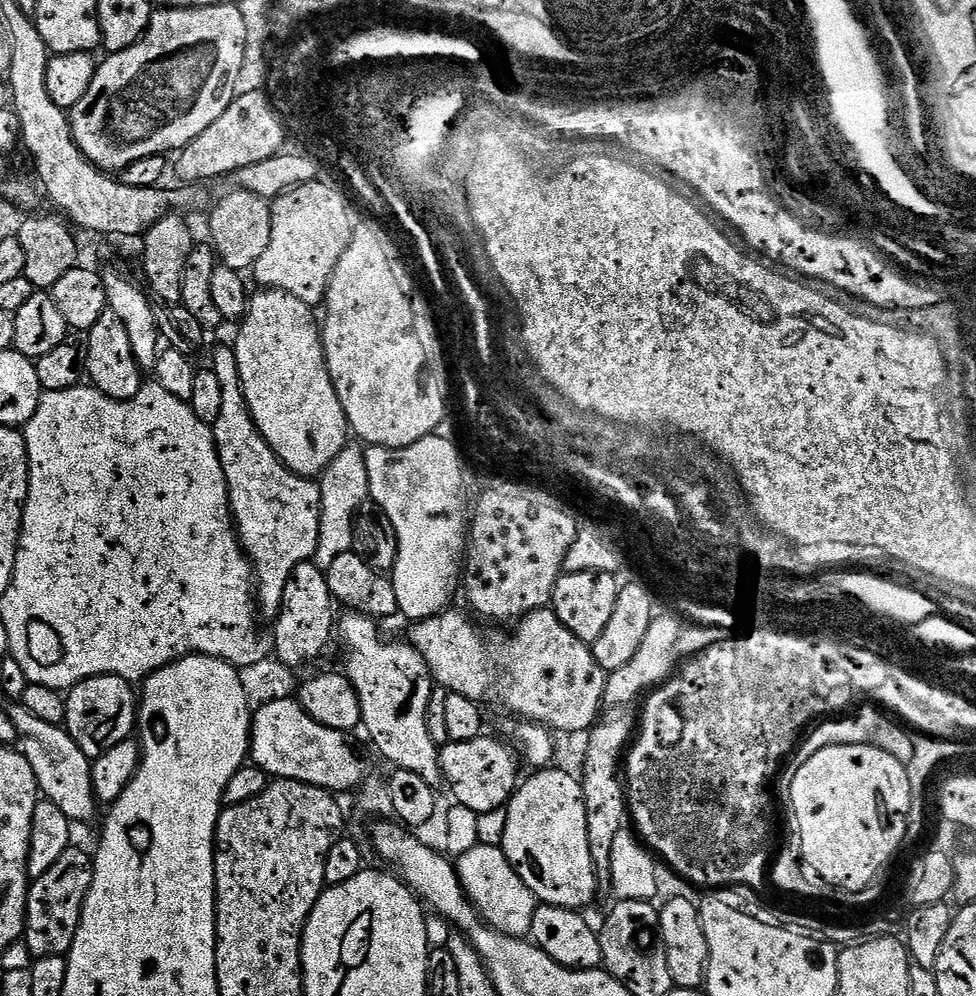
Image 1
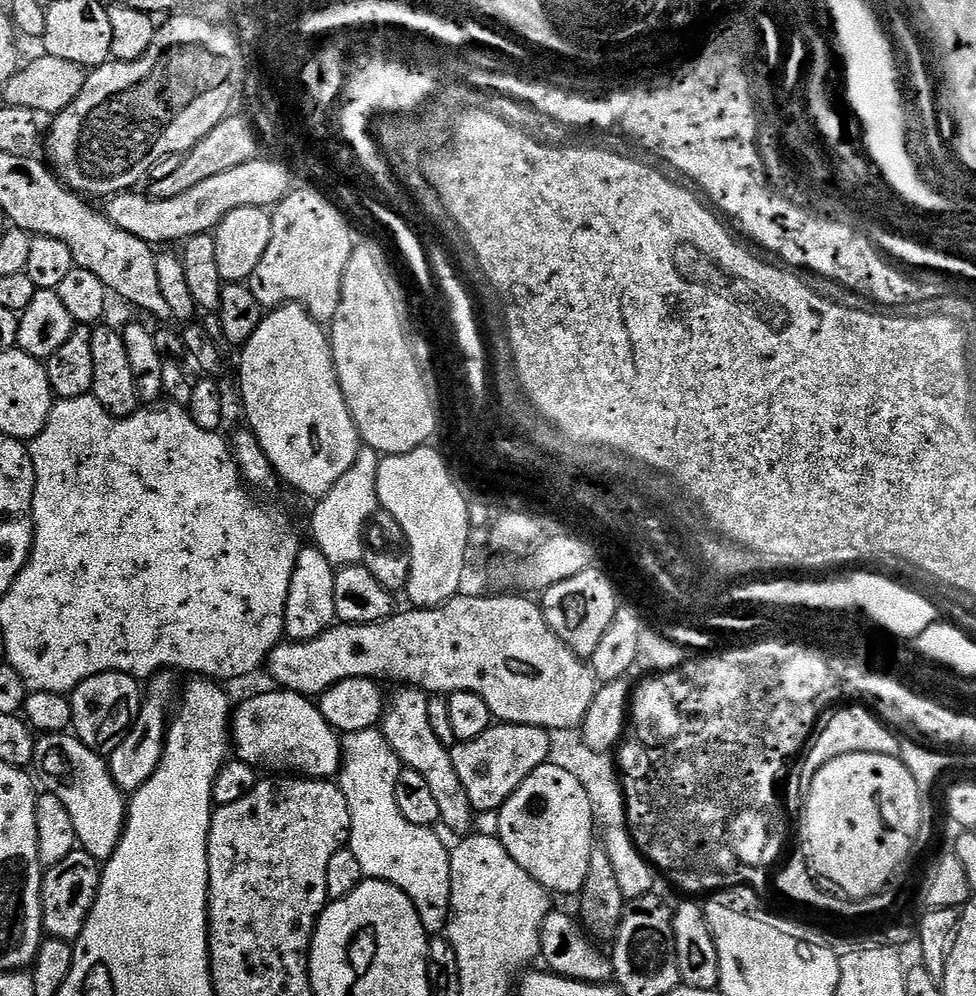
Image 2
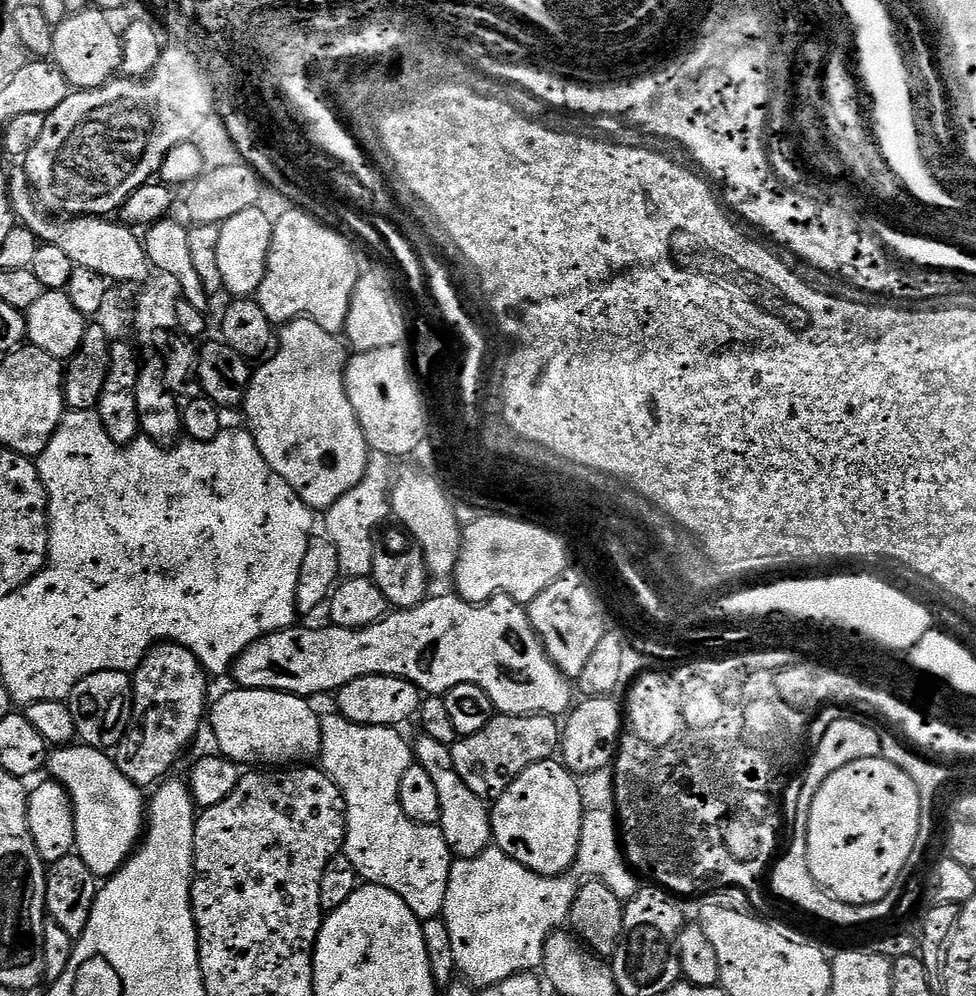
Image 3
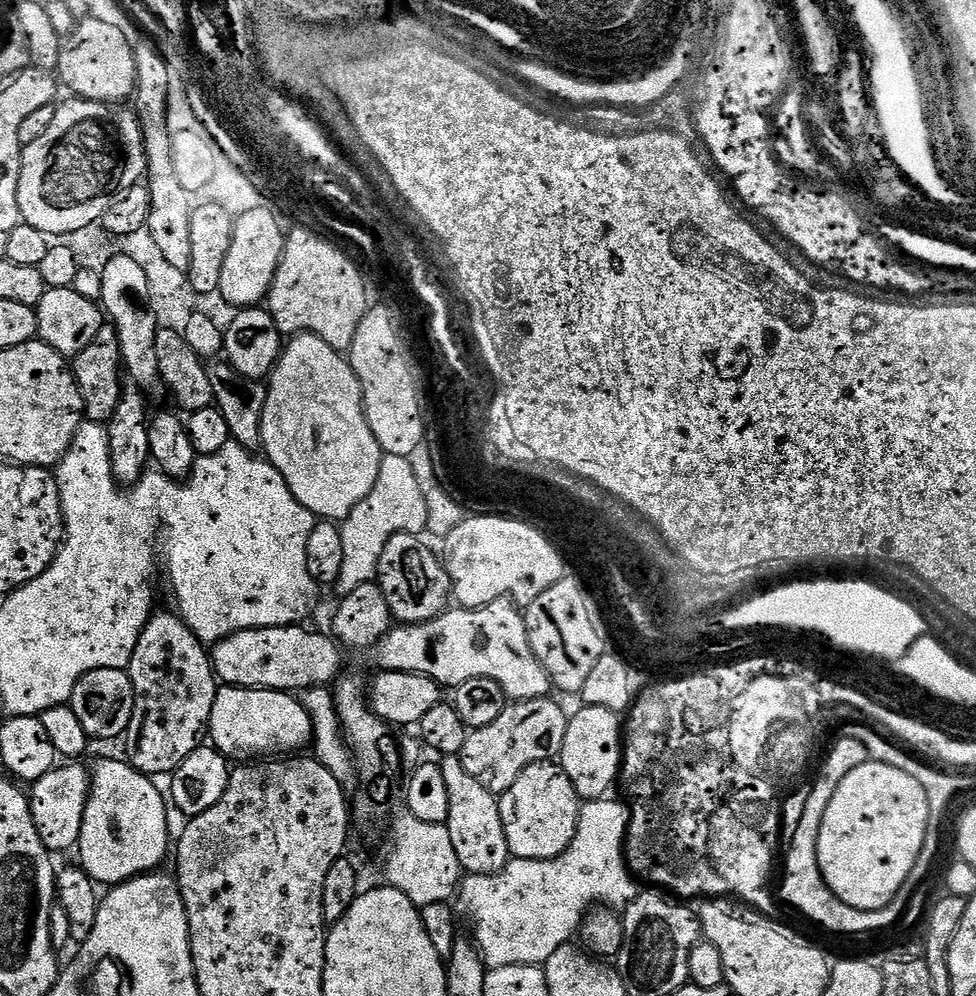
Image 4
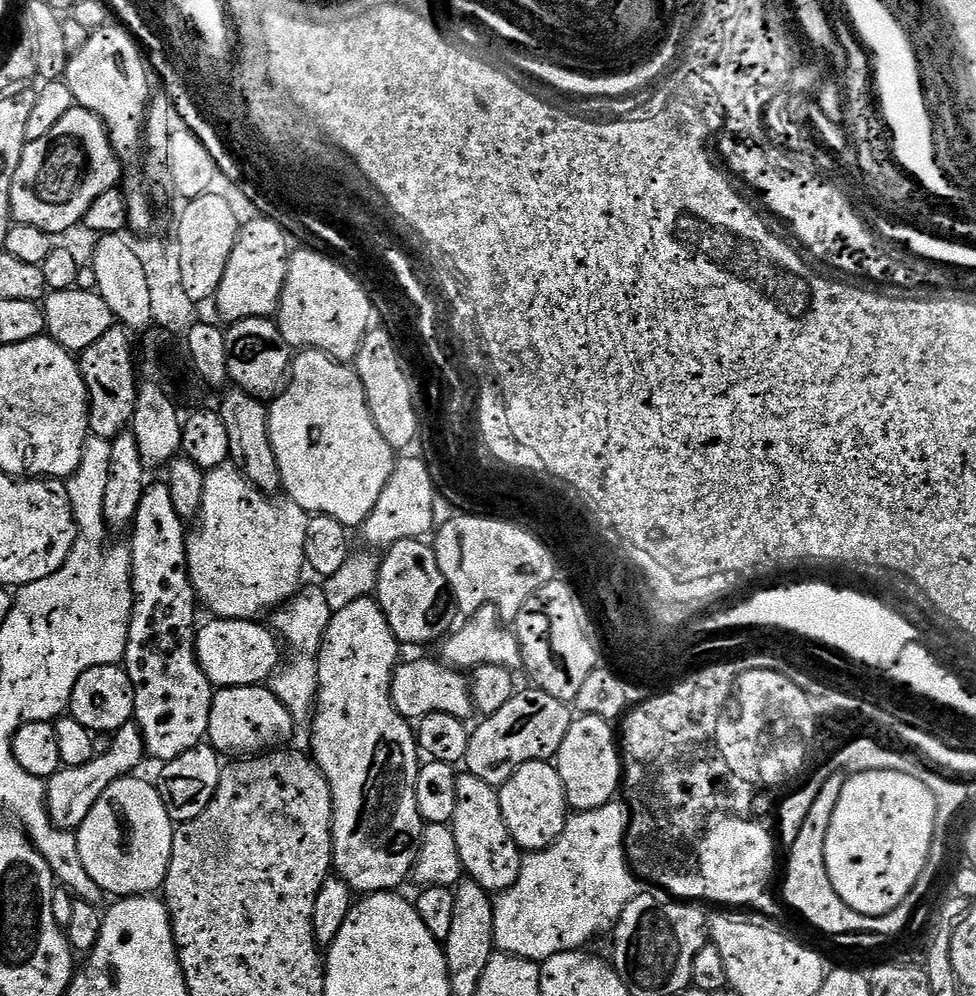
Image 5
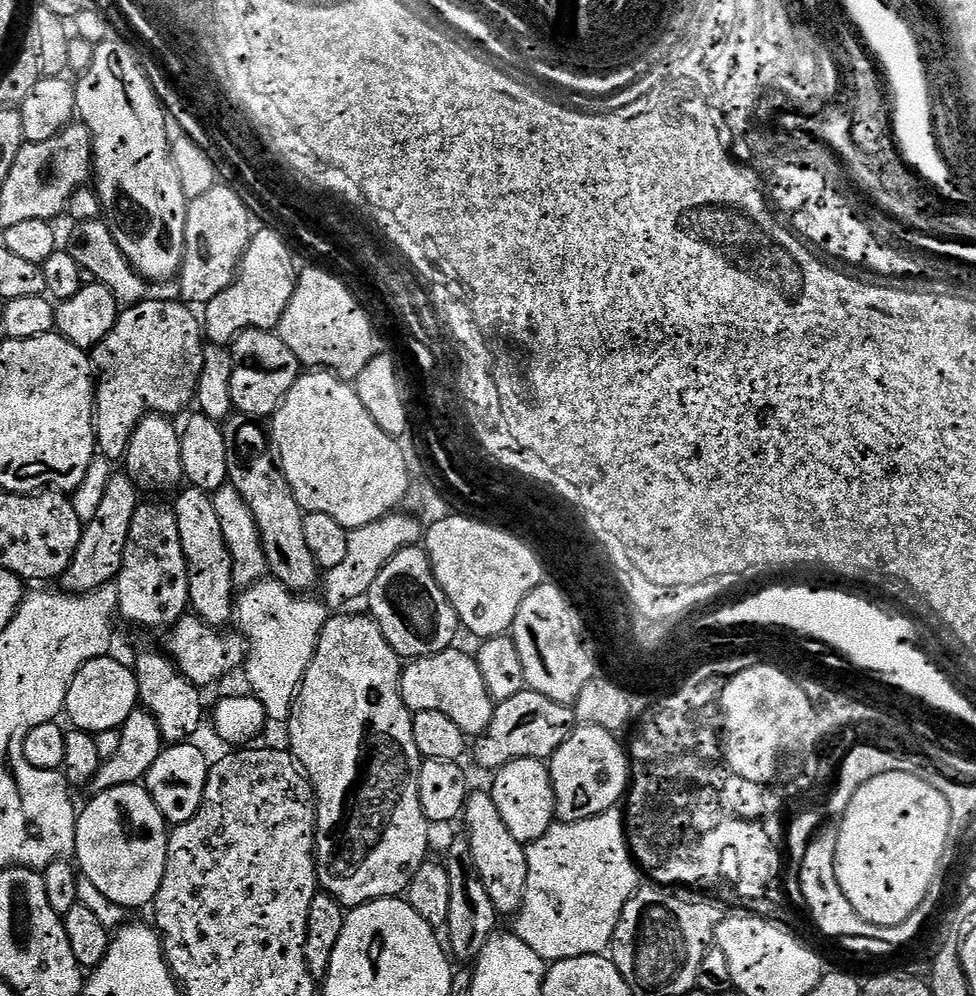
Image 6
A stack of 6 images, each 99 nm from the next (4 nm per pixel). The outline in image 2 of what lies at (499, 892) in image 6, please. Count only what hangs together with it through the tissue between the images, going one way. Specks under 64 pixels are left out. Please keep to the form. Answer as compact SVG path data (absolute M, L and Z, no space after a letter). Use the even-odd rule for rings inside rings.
M404 686L399 690L401 692L393 700L391 697L387 701L384 710L382 731L386 742L390 744L394 754L398 754L404 768L414 770L422 774L422 778L426 778L426 783L430 785L430 791L438 802L440 824L452 832L471 833L474 809L470 798L466 798L462 781L458 779L458 774L454 774L454 762L449 745L438 742L433 728L430 727L430 714L426 710L429 693L411 686Z

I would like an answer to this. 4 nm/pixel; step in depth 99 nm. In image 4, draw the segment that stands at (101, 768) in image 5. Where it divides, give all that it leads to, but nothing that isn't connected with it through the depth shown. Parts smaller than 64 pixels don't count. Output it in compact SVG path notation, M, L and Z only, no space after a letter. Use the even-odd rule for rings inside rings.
M64 762L52 768L50 774L42 774L30 788L28 805L34 818L34 826L48 847L49 853L72 852L79 842L88 795L91 793L92 777L80 762Z

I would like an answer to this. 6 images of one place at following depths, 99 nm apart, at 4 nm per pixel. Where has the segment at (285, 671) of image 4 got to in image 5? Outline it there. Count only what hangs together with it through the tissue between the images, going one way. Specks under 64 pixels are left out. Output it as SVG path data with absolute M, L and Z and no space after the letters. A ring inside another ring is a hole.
M255 619L209 621L196 633L196 657L211 684L216 688L237 688L271 681L282 664L282 644L271 627L263 628Z

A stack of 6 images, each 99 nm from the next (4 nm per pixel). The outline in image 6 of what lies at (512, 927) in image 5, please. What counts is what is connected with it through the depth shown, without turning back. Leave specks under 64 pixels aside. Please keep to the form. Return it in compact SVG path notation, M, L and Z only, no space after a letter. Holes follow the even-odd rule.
M615 807L582 822L554 822L526 851L526 894L514 917L516 936L545 962L607 953L622 910L642 887L641 869L628 847L625 813Z

